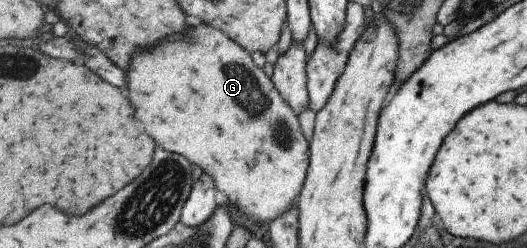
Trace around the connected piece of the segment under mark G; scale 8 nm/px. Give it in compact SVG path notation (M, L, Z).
M208 24L196 25L194 29L190 29L190 33L186 37L162 41L162 45L158 45L158 49L144 49L144 51L140 51L138 57L134 57L134 65L130 65L130 69L126 71L126 77L128 77L130 101L136 107L136 115L134 117L138 117L138 121L144 123L150 129L150 137L154 137L158 141L158 145L162 145L164 149L170 149L174 153L186 155L190 161L198 163L206 173L212 173L214 179L216 179L216 187L220 189L221 198L225 200L224 197L228 197L228 203L235 205L238 211L256 220L268 221L269 223L274 220L274 217L278 217L284 211L288 211L290 205L298 199L298 195L302 191L302 185L306 181L308 169L310 169L311 142L308 142L308 139L304 137L304 131L302 131L300 121L298 121L298 114L282 97L282 94L273 82L273 78L268 77L264 73L264 69L254 63L252 54L247 49L244 49L237 41L228 37L221 29Z

